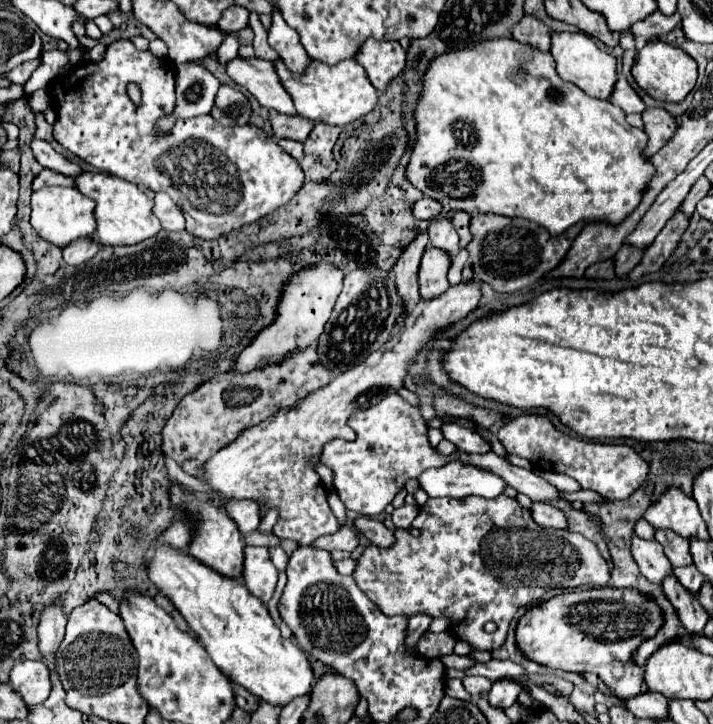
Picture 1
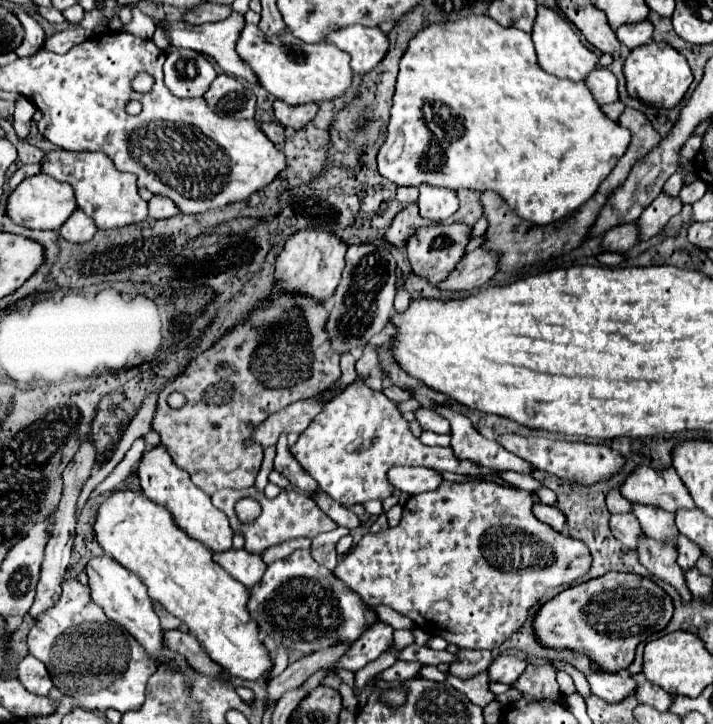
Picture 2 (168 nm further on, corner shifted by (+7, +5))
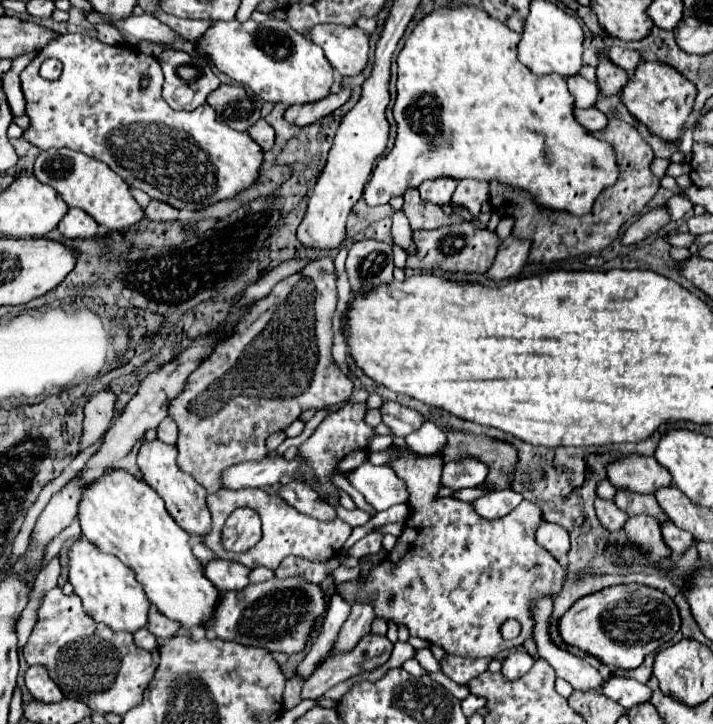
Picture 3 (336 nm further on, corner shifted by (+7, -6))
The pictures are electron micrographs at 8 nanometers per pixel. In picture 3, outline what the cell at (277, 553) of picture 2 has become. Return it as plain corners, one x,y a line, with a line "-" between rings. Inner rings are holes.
256,567
250,571
250,583
262,583
262,581
268,581
274,577
274,571
266,569
266,567

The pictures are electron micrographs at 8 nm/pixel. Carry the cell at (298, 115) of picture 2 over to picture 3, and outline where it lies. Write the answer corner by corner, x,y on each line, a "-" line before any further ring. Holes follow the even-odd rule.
342,85
340,93
328,93
324,99
316,101
316,103
304,103
304,105
292,105
286,111
286,121
294,123
298,127
304,127
308,123
316,123
318,119
330,115
332,111
336,111
338,107
342,107
346,101
350,99
350,89

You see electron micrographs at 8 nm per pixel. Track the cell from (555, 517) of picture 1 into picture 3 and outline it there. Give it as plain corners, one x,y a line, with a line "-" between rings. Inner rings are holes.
546,521
536,531
536,543
540,543
540,547
548,549
548,553
554,555
558,561
562,561
564,555
570,551
568,531
560,525
546,523

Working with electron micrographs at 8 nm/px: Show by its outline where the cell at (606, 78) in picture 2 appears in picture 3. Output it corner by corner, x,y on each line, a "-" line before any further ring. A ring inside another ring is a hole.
572,75
572,79
566,79
568,83
568,89
574,97
574,105
576,107
594,107
600,91
598,91
598,85
584,79
582,75

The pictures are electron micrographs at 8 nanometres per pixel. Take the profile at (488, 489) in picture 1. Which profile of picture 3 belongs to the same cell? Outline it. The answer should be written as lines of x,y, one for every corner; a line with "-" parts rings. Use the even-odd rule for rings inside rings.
364,463
348,475
348,483
364,495
364,499
376,509
384,511
396,503
408,501
406,483
396,477
396,473
388,467
376,467
370,463

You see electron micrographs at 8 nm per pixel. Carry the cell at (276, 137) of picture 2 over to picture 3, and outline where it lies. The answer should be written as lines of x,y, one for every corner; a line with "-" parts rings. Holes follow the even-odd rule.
256,121
252,129
248,129
248,135
262,147
262,151
270,151
274,145
274,129
264,121

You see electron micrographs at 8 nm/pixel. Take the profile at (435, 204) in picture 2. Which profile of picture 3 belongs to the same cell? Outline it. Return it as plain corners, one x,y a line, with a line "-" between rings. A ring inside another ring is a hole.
428,179
418,187
422,199
436,205
448,205
454,189
456,189
456,179

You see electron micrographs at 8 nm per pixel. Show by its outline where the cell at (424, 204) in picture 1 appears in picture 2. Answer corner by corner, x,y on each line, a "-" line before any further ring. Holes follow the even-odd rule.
398,188
398,196
396,198
404,206
408,206
408,204
416,204
418,196
420,196
420,190
418,188

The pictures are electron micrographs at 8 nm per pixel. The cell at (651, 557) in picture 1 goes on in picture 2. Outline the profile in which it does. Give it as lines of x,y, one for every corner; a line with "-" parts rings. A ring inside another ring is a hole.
612,514
610,516
610,530
616,540
620,540
626,548
636,550
638,540
642,536
640,522
636,520
634,514

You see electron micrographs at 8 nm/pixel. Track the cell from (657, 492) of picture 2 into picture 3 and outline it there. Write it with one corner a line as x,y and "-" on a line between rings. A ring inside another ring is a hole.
626,455
606,467
606,477
616,489
628,489
634,493
654,493
660,487
668,487
672,477
650,455

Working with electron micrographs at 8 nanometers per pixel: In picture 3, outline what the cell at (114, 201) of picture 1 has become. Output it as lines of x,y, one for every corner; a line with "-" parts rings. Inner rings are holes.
72,149
40,151
40,155
34,161
34,177
54,187
68,207
84,209
90,217
96,219
96,223
100,223
110,231
130,227
144,217
144,211
130,195
130,187
126,185
126,181
120,175
116,175
112,169
108,169
108,165
84,153

